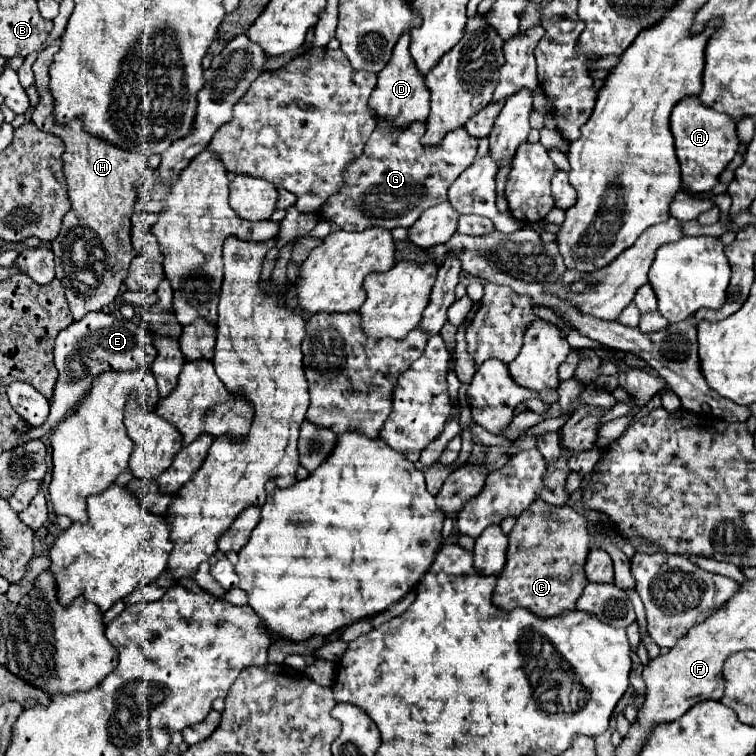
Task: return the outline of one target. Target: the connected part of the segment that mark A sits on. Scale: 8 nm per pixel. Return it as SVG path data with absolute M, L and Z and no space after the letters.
M697 97L681 99L671 111L671 133L675 137L677 159L681 165L681 177L687 191L701 193L709 191L717 185L719 173L727 167L727 163L735 157L739 147L737 125L727 113L713 111Z

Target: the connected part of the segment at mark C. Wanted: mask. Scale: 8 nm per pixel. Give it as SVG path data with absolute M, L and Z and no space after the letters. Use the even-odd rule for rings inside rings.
M535 499L525 509L509 533L507 563L493 591L493 605L501 609L527 607L541 617L559 615L565 609L575 609L585 587L585 559L589 553L589 525L569 505L549 505Z

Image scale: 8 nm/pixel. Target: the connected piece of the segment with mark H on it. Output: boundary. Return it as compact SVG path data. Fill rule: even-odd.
M55 39L55 43L47 45L35 65L33 65L33 71L35 71L35 87L37 87L37 93L39 93L39 103L37 107L33 109L31 113L31 121L41 129L41 131L51 131L55 135L59 135L63 141L65 141L65 153L61 155L63 159L63 173L65 173L65 179L67 179L67 185L69 185L69 201L71 201L71 211L65 215L63 219L63 225L61 225L61 231L57 235L57 239L53 239L51 243L51 249L55 253L55 273L57 273L57 279L63 283L65 287L65 295L67 295L67 303L69 303L69 309L75 317L75 321L83 319L89 311L101 311L105 305L109 305L119 289L121 289L121 283L127 275L127 269L133 261L133 257L137 255L133 245L131 245L131 217L133 217L133 209L135 209L135 203L139 199L139 195L143 193L143 189L139 185L143 185L145 181L153 181L153 173L149 173L149 167L147 167L147 155L145 153L135 153L135 151L125 151L113 143L105 143L105 139L99 139L91 133L87 133L83 129L83 121L77 117L69 123L57 123L55 121L55 99L51 95L51 89L49 89L49 65L53 63L53 57L55 53L61 49L61 39ZM91 267L95 273L97 273L97 283L85 283L83 275L85 275L85 269Z

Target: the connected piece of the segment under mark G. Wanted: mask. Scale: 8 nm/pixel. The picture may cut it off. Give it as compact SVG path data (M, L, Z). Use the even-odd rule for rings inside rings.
M379 119L363 155L345 169L345 187L341 189L341 195L329 199L323 217L345 231L363 231L365 227L411 227L421 211L447 201L449 185L477 155L477 137L469 135L465 127L459 127L445 135L439 145L429 147L421 143L423 135L425 123L395 127L393 123Z

